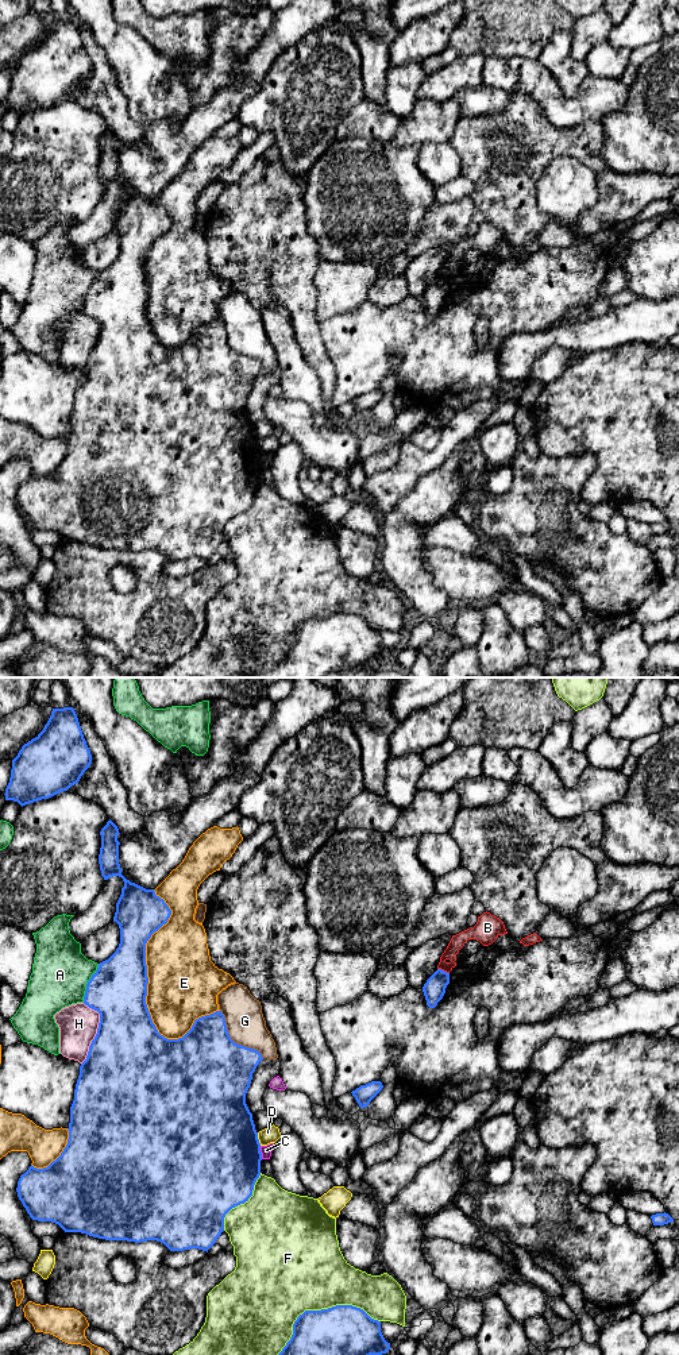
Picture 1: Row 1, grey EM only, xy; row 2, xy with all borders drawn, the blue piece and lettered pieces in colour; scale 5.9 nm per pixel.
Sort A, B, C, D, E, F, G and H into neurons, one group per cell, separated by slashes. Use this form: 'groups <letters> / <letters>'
groups A / B D / C / E / F / G / H

